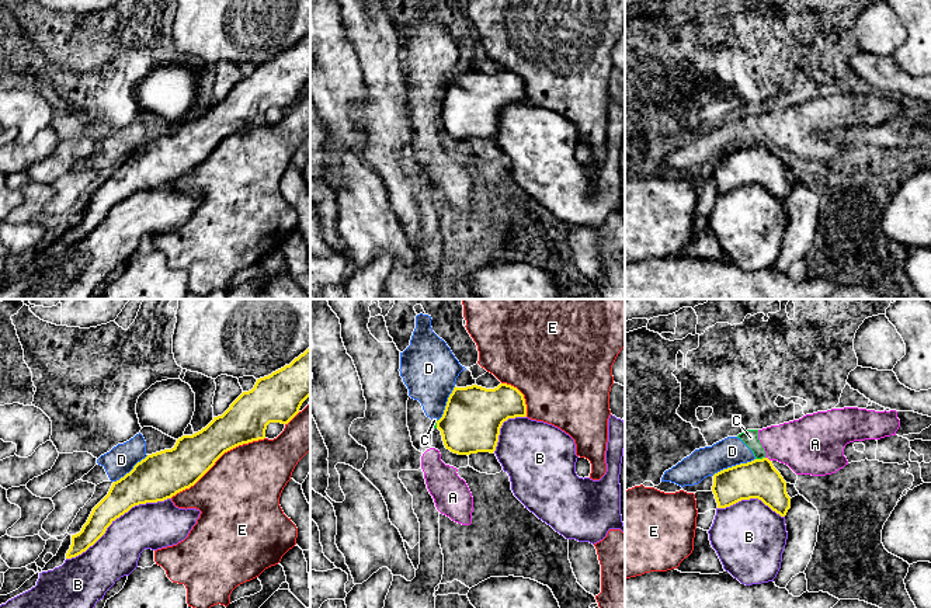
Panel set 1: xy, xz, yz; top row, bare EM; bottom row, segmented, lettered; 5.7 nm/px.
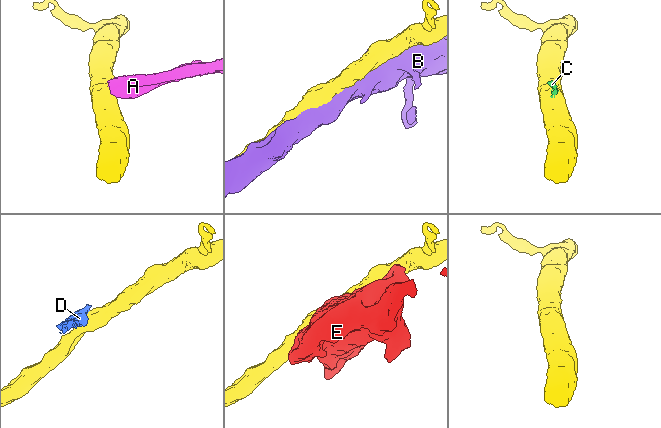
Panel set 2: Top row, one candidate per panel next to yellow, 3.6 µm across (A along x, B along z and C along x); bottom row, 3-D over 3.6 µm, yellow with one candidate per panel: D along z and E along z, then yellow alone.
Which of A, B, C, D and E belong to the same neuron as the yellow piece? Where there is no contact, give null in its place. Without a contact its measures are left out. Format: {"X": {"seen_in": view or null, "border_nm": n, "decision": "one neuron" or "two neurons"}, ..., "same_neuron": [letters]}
{"A": {"seen_in": "yz", "border_nm": 40, "decision": "two neurons"}, "B": {"seen_in": "xy", "border_nm": 700, "decision": "two neurons"}, "C": {"seen_in": "yz", "border_nm": 60, "decision": "two neurons"}, "D": {"seen_in": "yz", "border_nm": 260, "decision": "two neurons"}, "E": {"seen_in": "xy", "border_nm": 650, "decision": "two neurons"}, "same_neuron": []}

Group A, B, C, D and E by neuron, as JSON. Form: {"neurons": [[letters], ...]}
{"neurons": [["A", "C", "D"], ["B"], ["E"]]}

